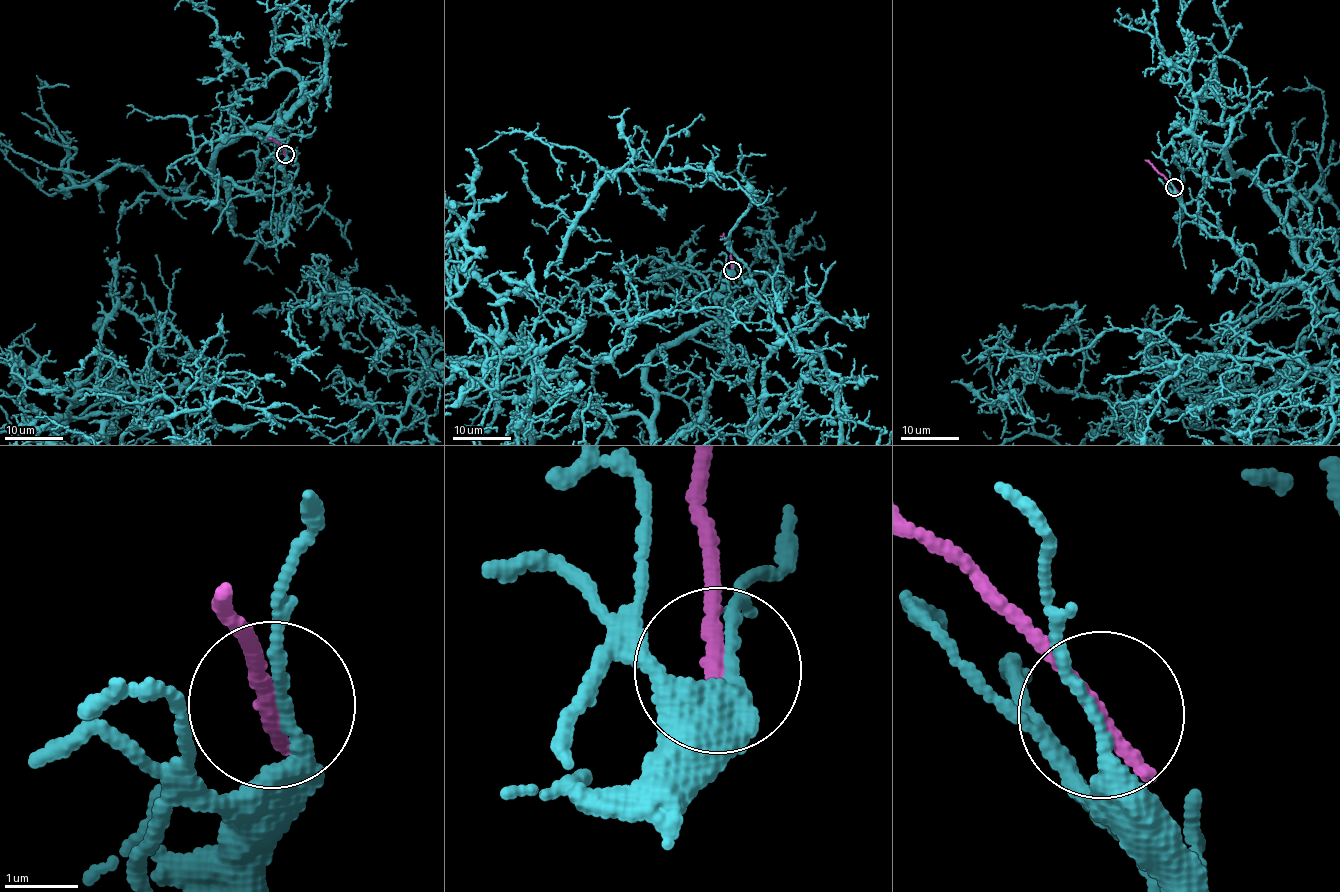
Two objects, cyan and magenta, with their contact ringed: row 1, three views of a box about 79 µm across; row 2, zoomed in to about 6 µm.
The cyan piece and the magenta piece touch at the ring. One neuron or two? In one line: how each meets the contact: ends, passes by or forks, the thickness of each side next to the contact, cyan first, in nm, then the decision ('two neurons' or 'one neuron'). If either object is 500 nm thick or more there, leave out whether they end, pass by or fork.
cyan passes by; magenta ends there; 150 nm thick on the cyan side, 280 nm on the other; two neurons

